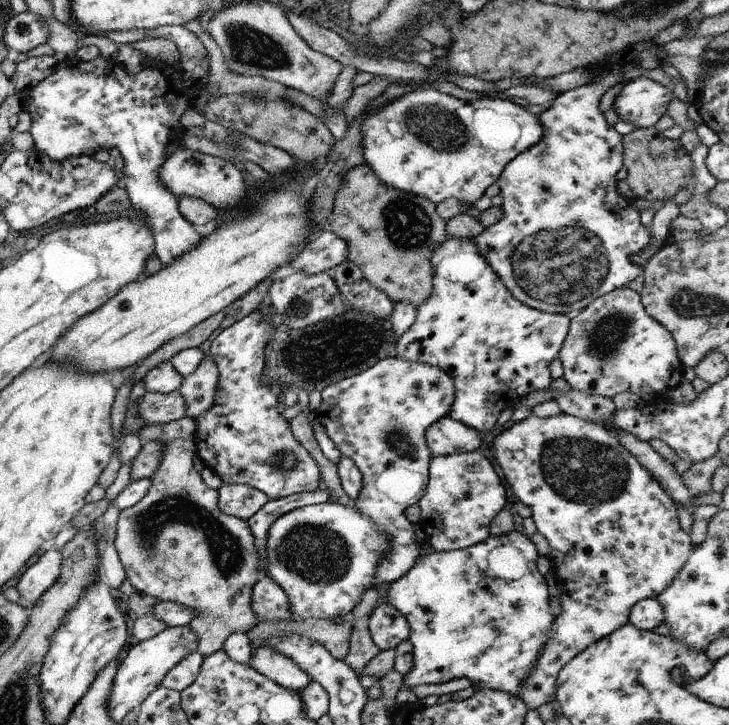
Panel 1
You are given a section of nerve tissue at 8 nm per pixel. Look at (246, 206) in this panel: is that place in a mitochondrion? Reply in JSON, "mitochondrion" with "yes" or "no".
{"mitochondrion":"no"}

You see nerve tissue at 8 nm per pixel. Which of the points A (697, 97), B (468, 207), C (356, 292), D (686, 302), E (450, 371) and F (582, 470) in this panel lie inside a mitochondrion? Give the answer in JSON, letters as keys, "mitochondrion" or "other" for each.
{"A":"other","B":"other","C":"other","D":"mitochondrion","E":"other","F":"mitochondrion"}

